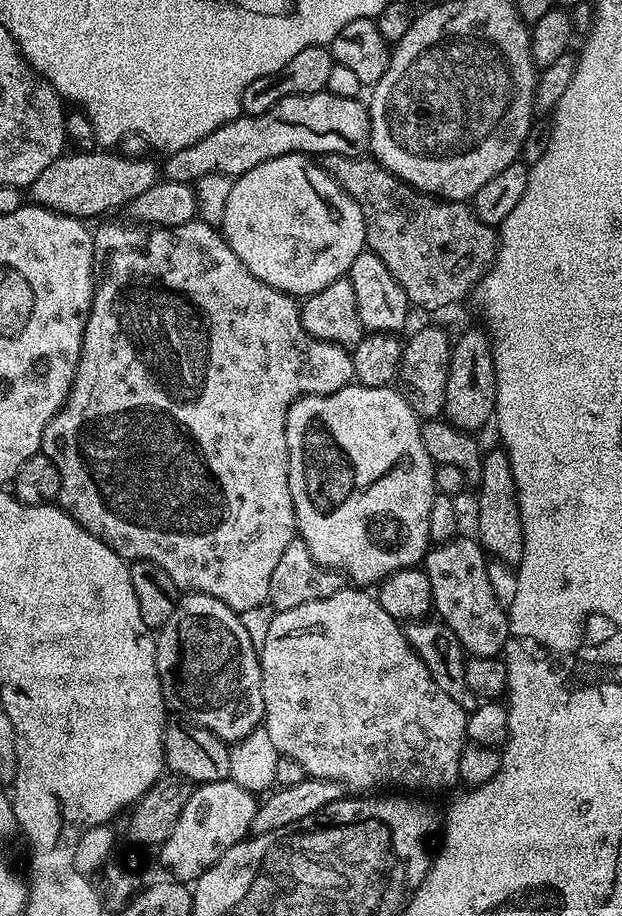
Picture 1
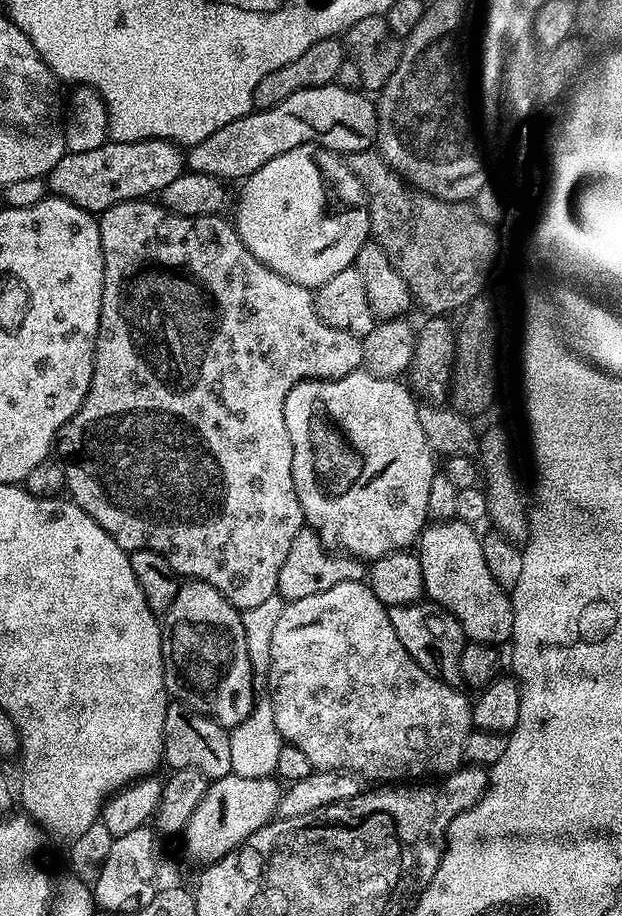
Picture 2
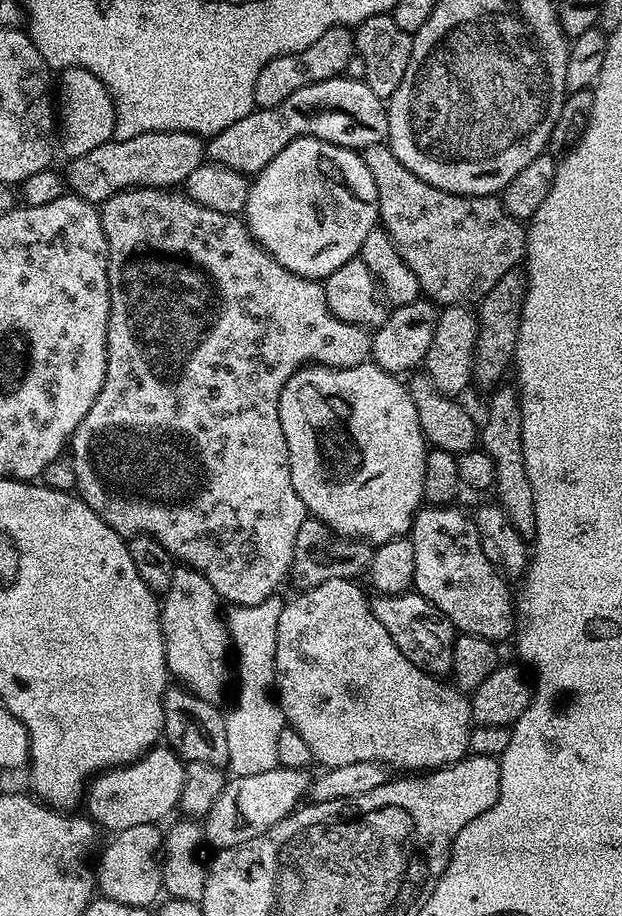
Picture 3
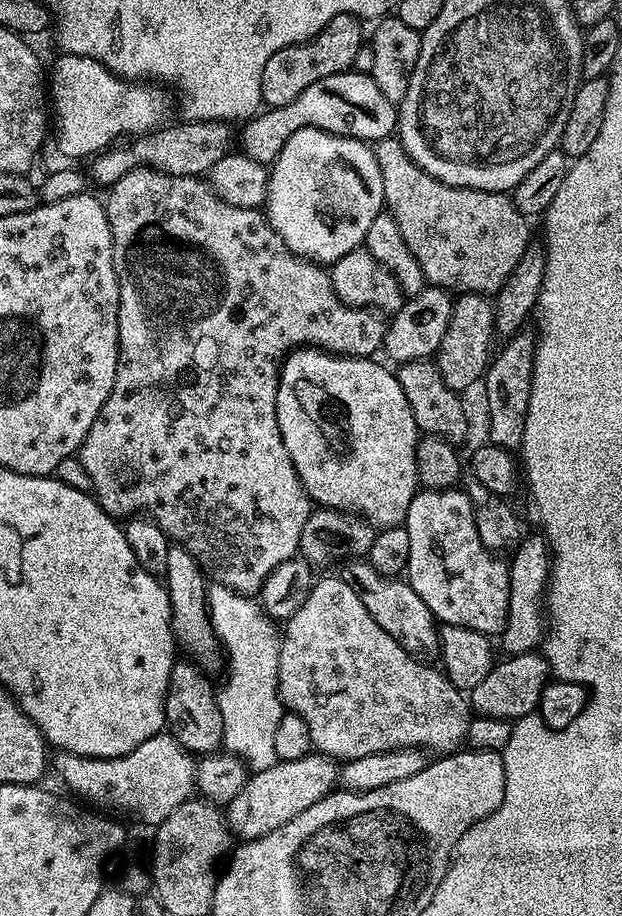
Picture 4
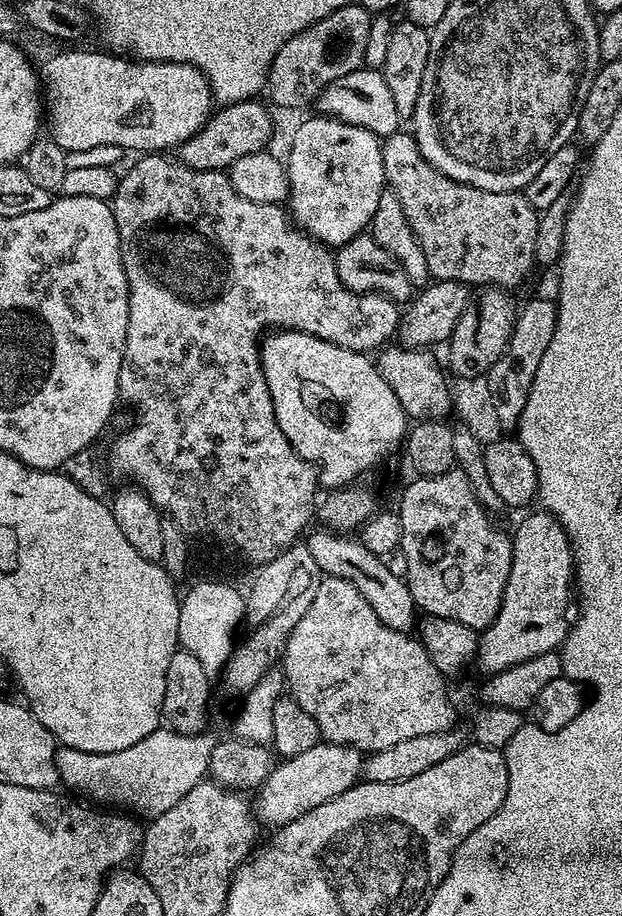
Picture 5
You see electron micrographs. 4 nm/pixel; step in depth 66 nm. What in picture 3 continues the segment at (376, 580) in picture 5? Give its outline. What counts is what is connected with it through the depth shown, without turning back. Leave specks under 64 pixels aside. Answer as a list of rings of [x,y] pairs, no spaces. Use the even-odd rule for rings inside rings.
[[[415,590],[400,592],[396,596],[373,595],[370,600],[372,613],[382,626],[386,626],[386,634],[394,638],[394,646],[414,662],[423,672],[431,676],[444,678],[451,673],[454,662],[454,646],[458,630],[444,615]]]

